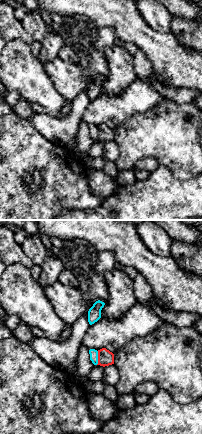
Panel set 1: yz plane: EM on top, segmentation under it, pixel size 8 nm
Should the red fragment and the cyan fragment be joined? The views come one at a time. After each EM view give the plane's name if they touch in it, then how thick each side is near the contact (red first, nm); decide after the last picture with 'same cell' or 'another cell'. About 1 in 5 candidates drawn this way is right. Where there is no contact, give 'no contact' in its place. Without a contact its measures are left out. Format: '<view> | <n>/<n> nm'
yz | 130/70 nm

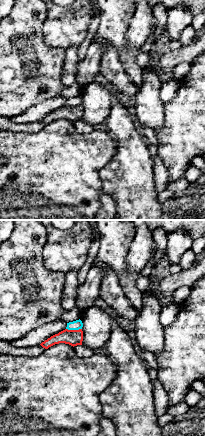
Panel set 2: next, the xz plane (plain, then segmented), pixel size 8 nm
xz | 130/80 nm

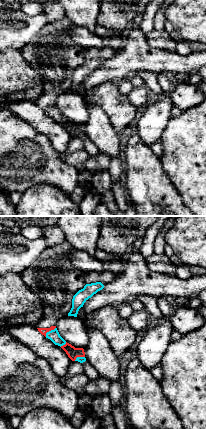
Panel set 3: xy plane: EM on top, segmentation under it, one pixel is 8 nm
xy | 60/90 nm

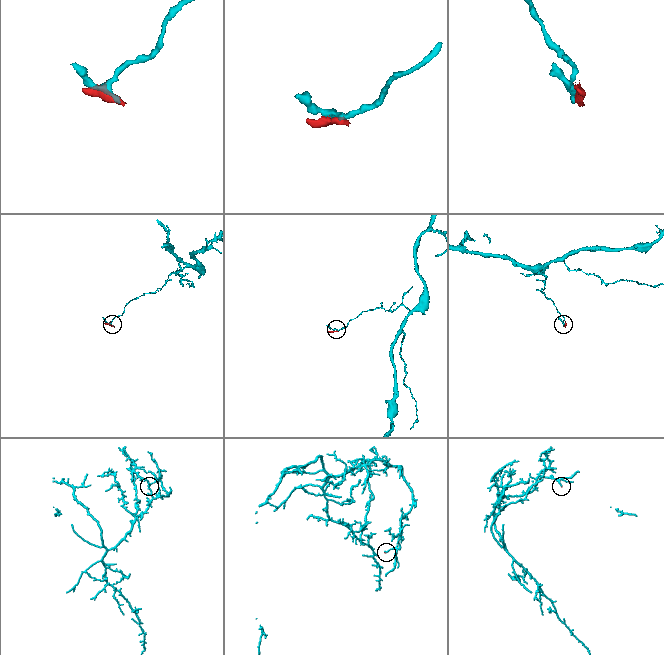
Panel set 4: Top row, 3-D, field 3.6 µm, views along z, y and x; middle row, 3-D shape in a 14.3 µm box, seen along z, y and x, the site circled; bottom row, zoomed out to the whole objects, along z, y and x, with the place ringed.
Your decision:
another cell

